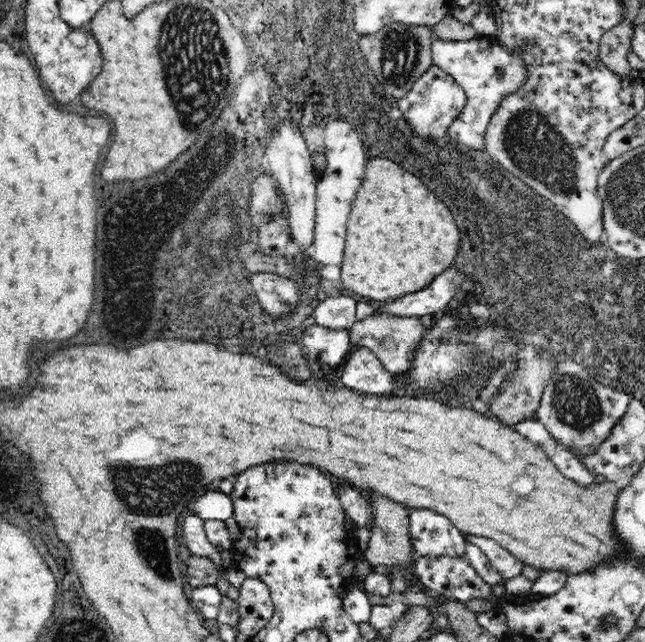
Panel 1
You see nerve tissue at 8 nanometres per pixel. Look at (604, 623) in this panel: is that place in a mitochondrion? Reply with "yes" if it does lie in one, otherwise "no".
no

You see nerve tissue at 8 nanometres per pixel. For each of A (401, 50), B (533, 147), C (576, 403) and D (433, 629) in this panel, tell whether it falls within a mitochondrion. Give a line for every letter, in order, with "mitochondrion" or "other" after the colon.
A: mitochondrion
B: mitochondrion
C: mitochondrion
D: other

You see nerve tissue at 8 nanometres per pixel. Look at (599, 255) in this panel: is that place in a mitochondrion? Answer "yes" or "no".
yes

